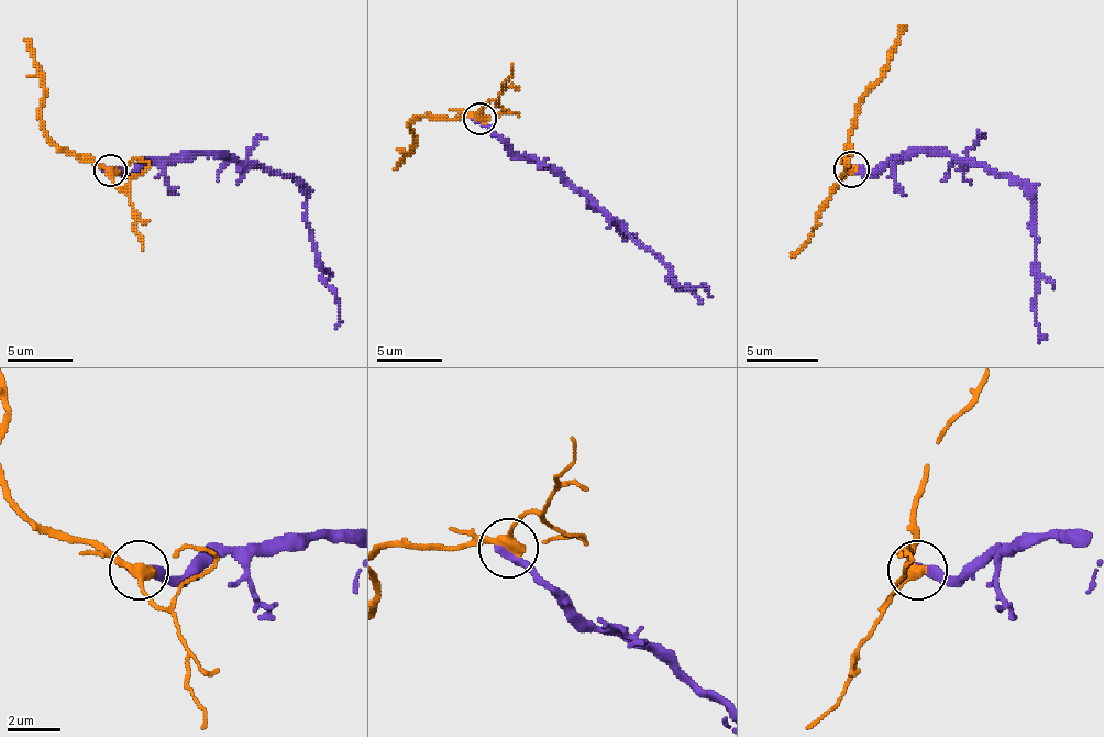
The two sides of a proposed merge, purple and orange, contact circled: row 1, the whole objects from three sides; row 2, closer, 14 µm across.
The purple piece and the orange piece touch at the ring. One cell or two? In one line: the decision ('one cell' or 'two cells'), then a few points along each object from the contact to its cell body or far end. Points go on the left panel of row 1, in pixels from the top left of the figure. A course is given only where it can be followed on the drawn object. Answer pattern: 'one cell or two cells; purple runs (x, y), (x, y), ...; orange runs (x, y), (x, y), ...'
two cells; purple runs (109, 171), (135, 174), (155, 161), (234, 154), (289, 174), (306, 200), (316, 266), (339, 306), (335, 329); orange runs (109, 171), (67, 154), (51, 138), (41, 119), (44, 89), (37, 63), (24, 40)

